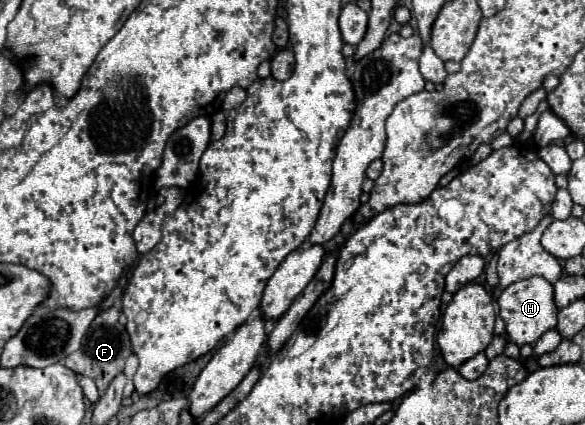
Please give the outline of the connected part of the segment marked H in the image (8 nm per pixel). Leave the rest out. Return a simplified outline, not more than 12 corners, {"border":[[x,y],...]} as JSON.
{"border":[[519,280],[497,300],[509,342],[535,344],[557,326],[553,286]]}

